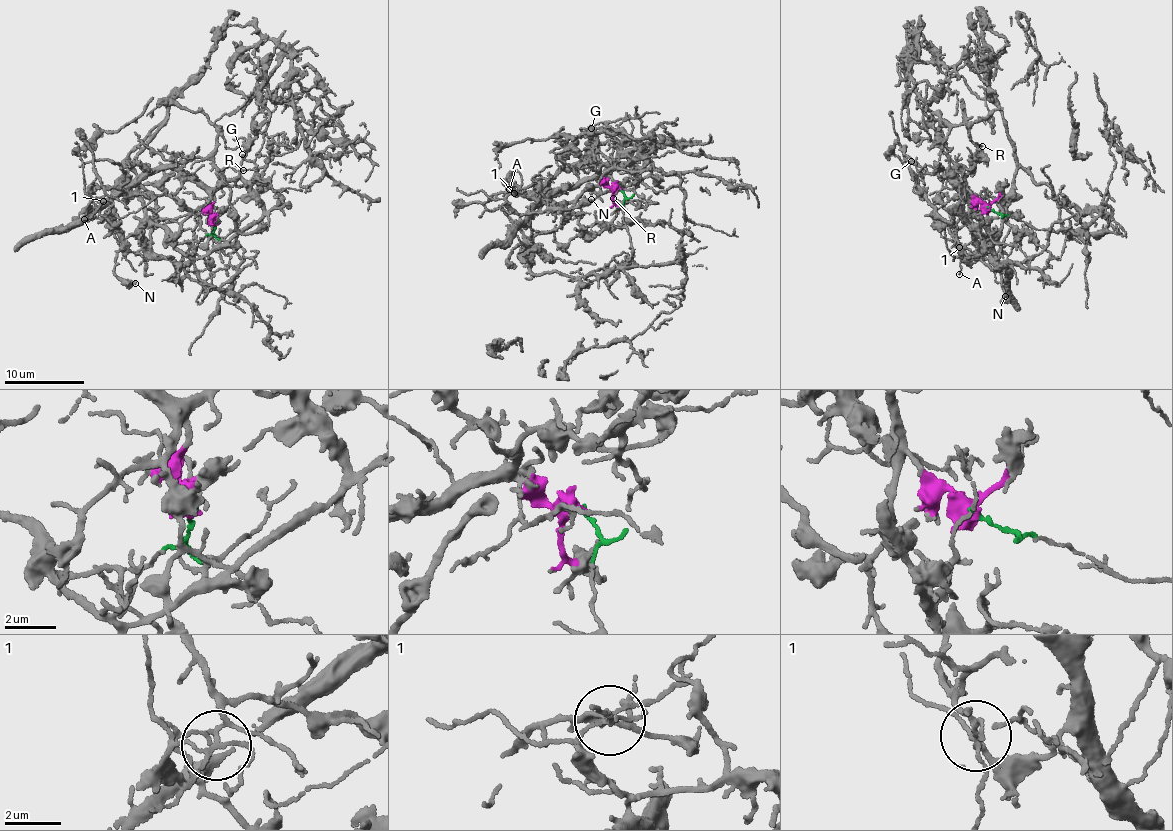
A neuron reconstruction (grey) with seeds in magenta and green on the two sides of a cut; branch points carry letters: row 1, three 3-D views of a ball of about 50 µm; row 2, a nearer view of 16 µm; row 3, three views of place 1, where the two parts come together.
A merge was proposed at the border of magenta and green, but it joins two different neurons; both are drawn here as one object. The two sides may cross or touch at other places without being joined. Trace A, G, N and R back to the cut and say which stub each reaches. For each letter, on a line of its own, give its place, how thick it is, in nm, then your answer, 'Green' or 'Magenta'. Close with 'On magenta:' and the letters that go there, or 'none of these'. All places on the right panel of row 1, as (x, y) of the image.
A: Place: (959, 274). Thickness 100 nm. Green
G: Place: (911, 161). Thickness 130 nm. Magenta
N: Place: (1005, 296). Thickness 400 nm. Magenta
R: Place: (982, 146). Thickness 110 nm. Magenta
On magenta: G, N, R

